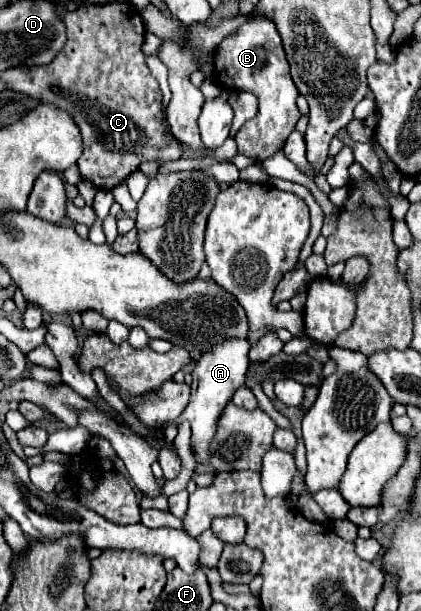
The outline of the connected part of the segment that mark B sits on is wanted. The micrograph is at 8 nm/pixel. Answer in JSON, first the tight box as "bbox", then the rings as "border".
{"bbox":[214,18,300,162],"border":[[[254,18],[250,24],[244,24],[238,32],[226,38],[214,54],[214,80],[222,90],[230,92],[250,92],[258,98],[258,112],[252,120],[244,122],[244,126],[234,136],[238,144],[238,152],[264,162],[276,152],[282,150],[286,138],[294,130],[300,120],[300,110],[296,106],[298,90],[290,78],[290,66],[276,32],[276,26],[266,18]]]}

